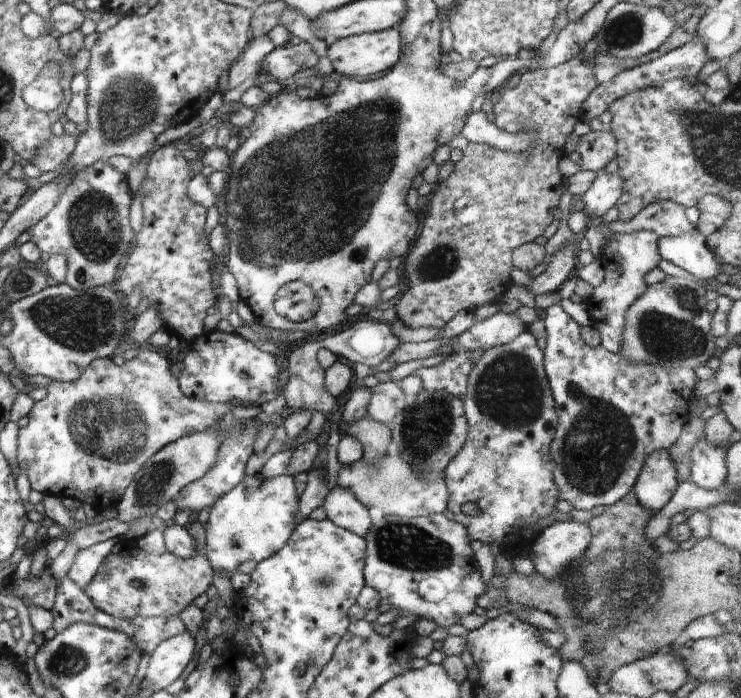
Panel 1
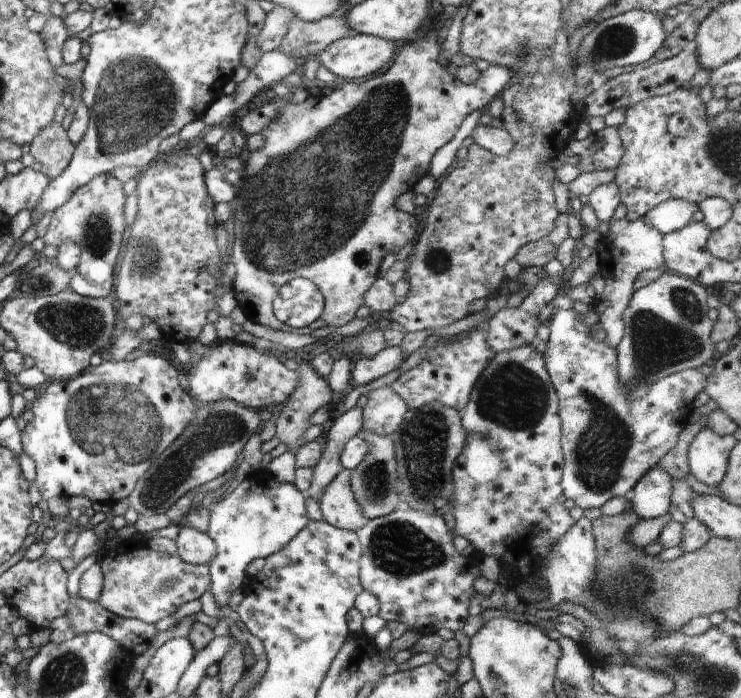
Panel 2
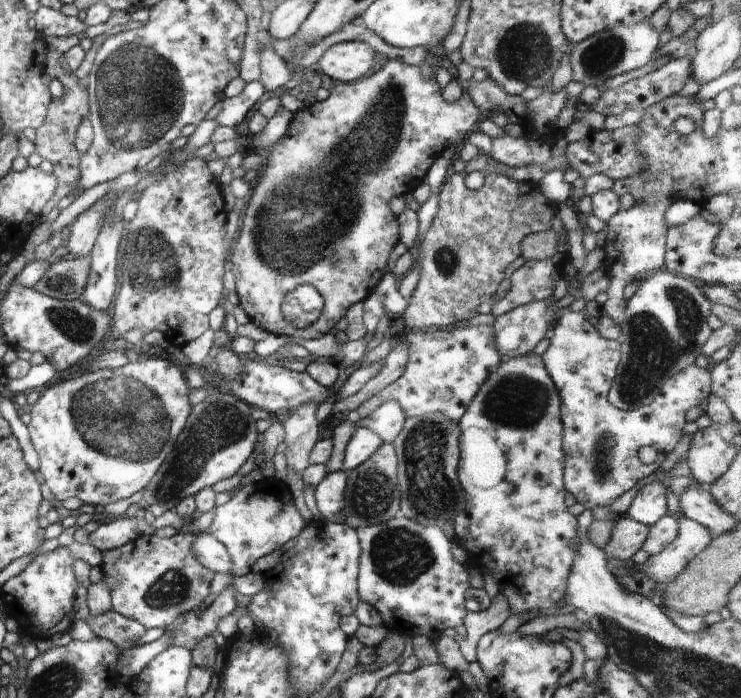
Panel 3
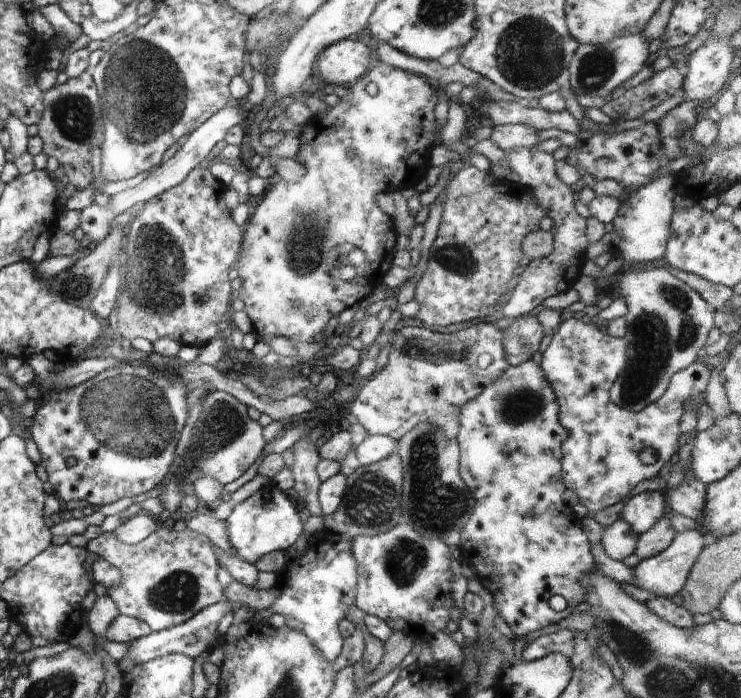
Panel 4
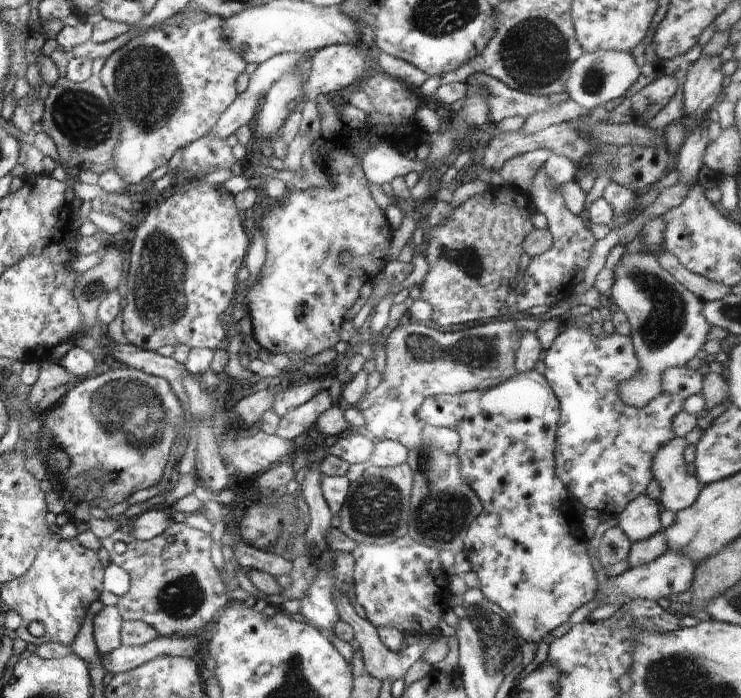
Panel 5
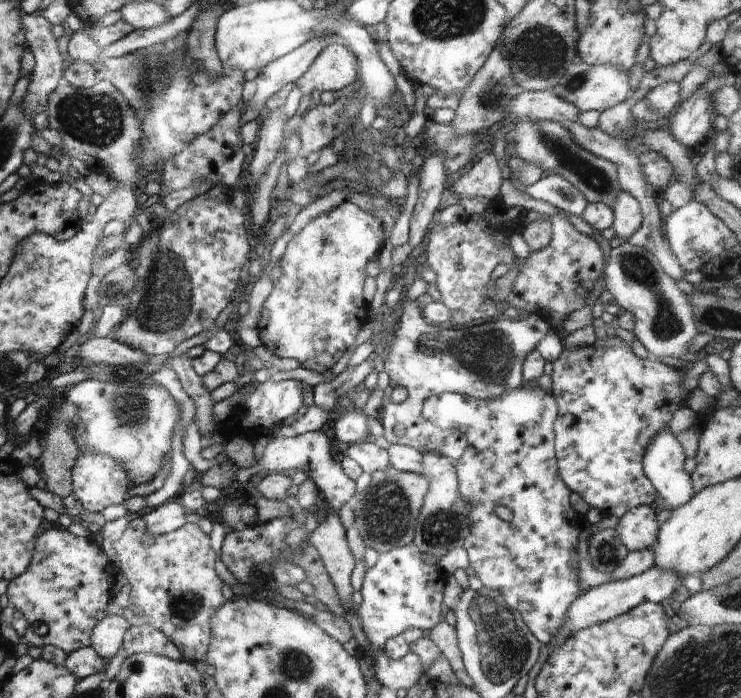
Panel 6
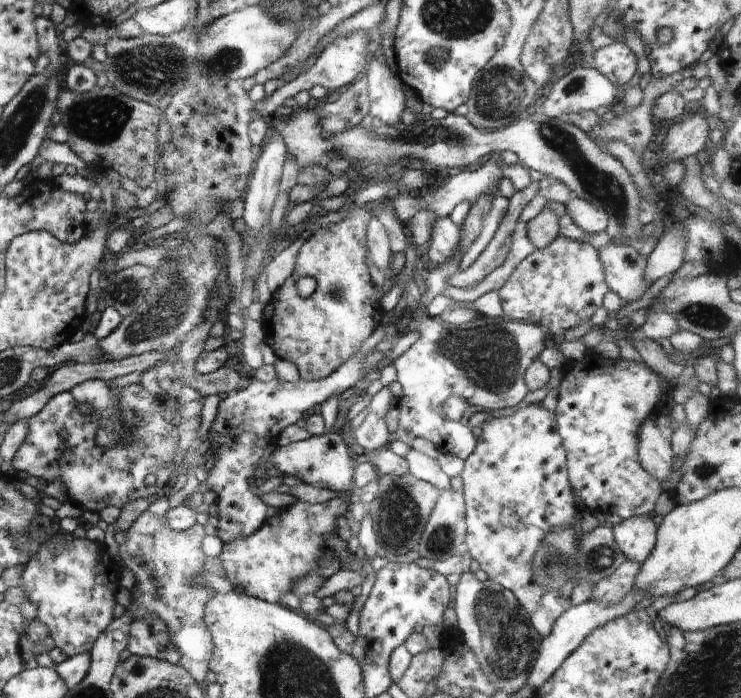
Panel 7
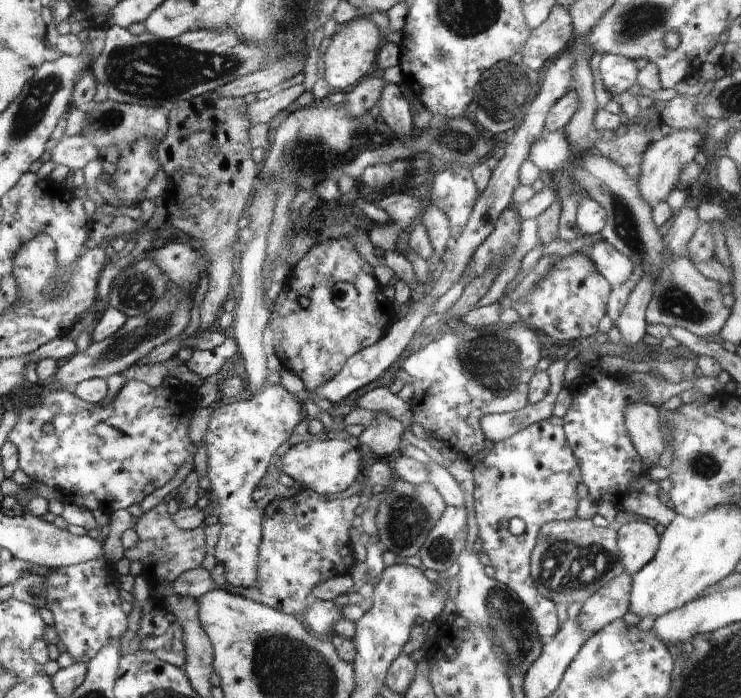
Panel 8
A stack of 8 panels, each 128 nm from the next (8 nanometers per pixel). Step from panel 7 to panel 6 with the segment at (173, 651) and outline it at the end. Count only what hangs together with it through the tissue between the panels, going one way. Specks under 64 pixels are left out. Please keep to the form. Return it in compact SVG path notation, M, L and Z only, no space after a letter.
M151 625L130 626L124 634L122 650L128 656L137 653L151 653L171 660L182 658L180 650L171 640Z

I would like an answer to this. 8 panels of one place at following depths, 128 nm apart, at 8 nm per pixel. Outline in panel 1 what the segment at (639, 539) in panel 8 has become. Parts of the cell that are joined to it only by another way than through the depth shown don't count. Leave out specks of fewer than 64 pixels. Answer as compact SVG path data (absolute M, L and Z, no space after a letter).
M661 449L645 459L633 490L640 505L658 512L670 501L678 484L674 462L668 450Z

